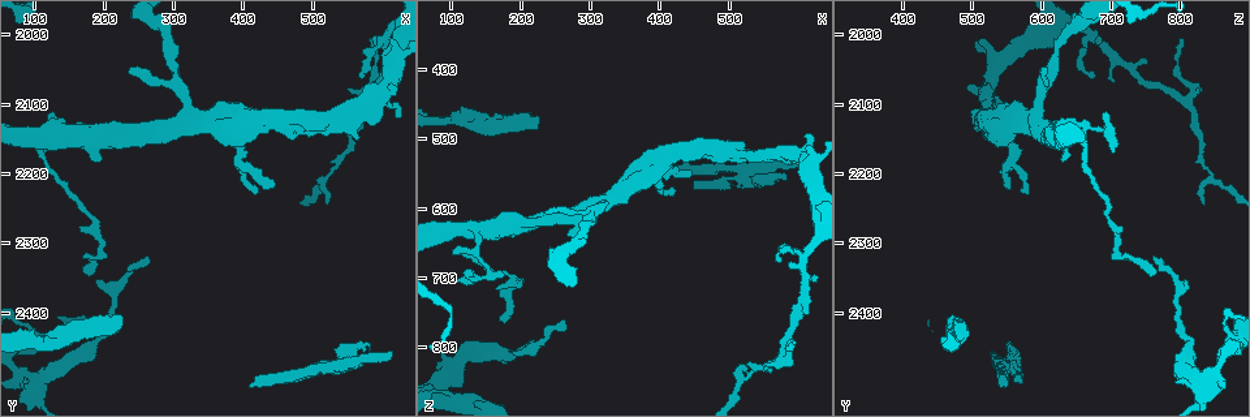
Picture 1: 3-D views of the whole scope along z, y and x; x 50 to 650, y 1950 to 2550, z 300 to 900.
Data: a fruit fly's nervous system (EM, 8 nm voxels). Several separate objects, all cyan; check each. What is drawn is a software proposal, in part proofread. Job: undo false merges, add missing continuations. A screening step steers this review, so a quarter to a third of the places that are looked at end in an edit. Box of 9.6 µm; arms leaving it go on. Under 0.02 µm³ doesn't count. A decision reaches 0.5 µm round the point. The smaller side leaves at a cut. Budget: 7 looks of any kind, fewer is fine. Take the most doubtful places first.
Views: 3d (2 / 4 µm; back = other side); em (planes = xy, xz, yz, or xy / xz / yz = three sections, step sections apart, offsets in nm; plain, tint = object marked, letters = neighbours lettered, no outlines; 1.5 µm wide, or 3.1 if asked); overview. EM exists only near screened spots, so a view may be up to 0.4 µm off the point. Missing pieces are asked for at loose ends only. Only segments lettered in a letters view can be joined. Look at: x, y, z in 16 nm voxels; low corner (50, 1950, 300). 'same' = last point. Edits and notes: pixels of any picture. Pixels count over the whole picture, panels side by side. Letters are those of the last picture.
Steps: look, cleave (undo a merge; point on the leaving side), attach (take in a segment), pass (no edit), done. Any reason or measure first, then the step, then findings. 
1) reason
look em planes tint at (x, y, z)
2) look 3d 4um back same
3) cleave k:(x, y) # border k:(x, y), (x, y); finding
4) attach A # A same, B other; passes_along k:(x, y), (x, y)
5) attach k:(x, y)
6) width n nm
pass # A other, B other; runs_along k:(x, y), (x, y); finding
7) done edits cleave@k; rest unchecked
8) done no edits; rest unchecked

abrupt turn
look 3d 2um back at (540, 2475, 545)

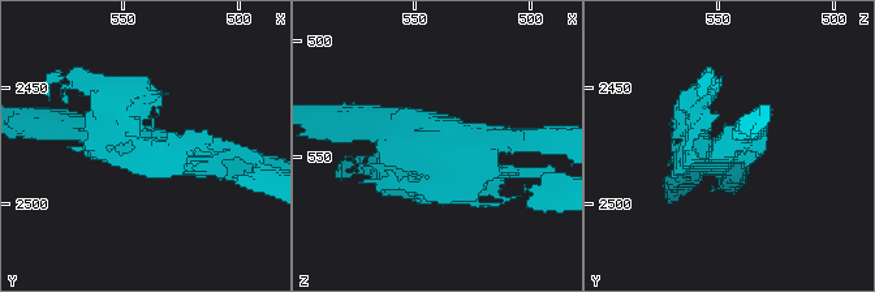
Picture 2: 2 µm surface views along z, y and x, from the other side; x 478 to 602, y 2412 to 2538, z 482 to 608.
look em planes plain at (534, 2477, 544)

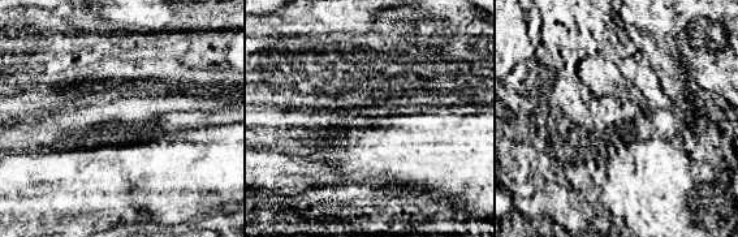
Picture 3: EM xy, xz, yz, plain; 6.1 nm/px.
see the neighbours
look em planes letters same

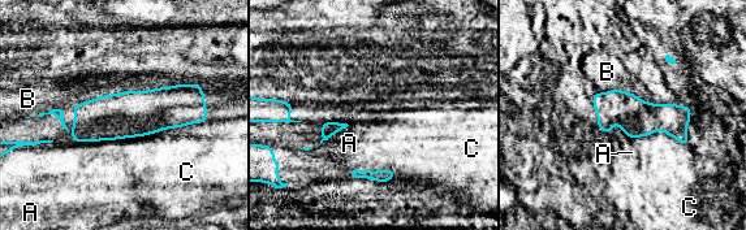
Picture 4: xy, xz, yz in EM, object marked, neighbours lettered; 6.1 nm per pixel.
cleave 4:(671, 118) # A other, B other, C other; two neurons meet here

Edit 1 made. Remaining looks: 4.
an open end
look em yz step 4 letters at (415, 2505, 550)

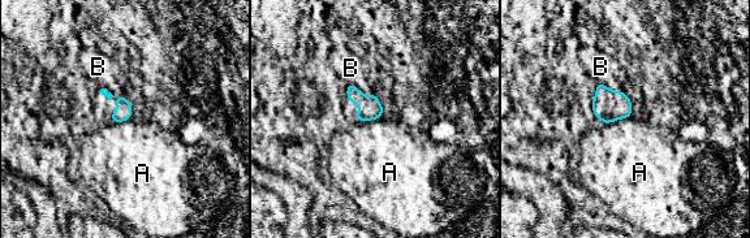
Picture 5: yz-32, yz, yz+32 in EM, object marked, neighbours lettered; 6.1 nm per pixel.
pass # A other, B other; border 5:(630, 115), (603, 124); none of them fits

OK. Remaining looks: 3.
stops while still wide
look 3d 2um at (610, 2010, 515)

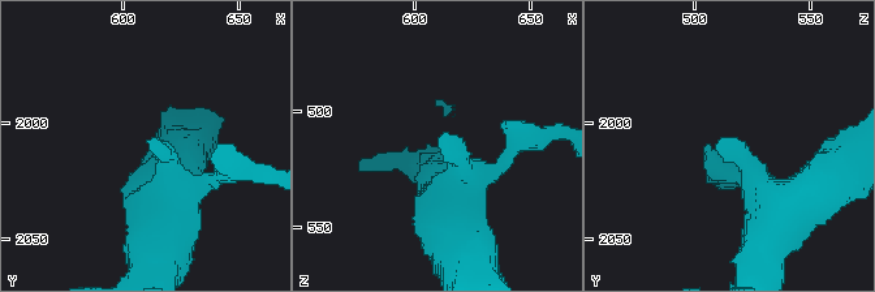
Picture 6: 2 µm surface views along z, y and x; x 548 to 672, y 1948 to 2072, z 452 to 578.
need the tissue
look em planes letters at (613, 2009, 511)

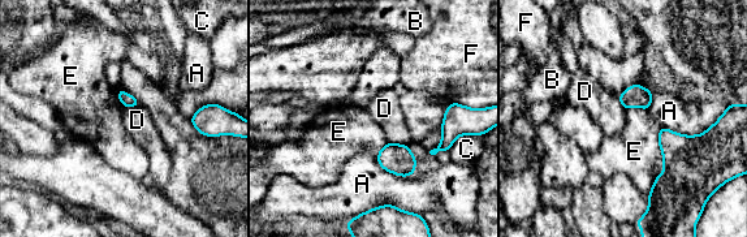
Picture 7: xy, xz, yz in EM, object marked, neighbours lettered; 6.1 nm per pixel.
pass # A other, B other, C other, D other, E other, F other; border 7:(387, 142), (407, 146); none of them fits

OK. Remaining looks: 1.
done edits cleave@4; rest unchecked

